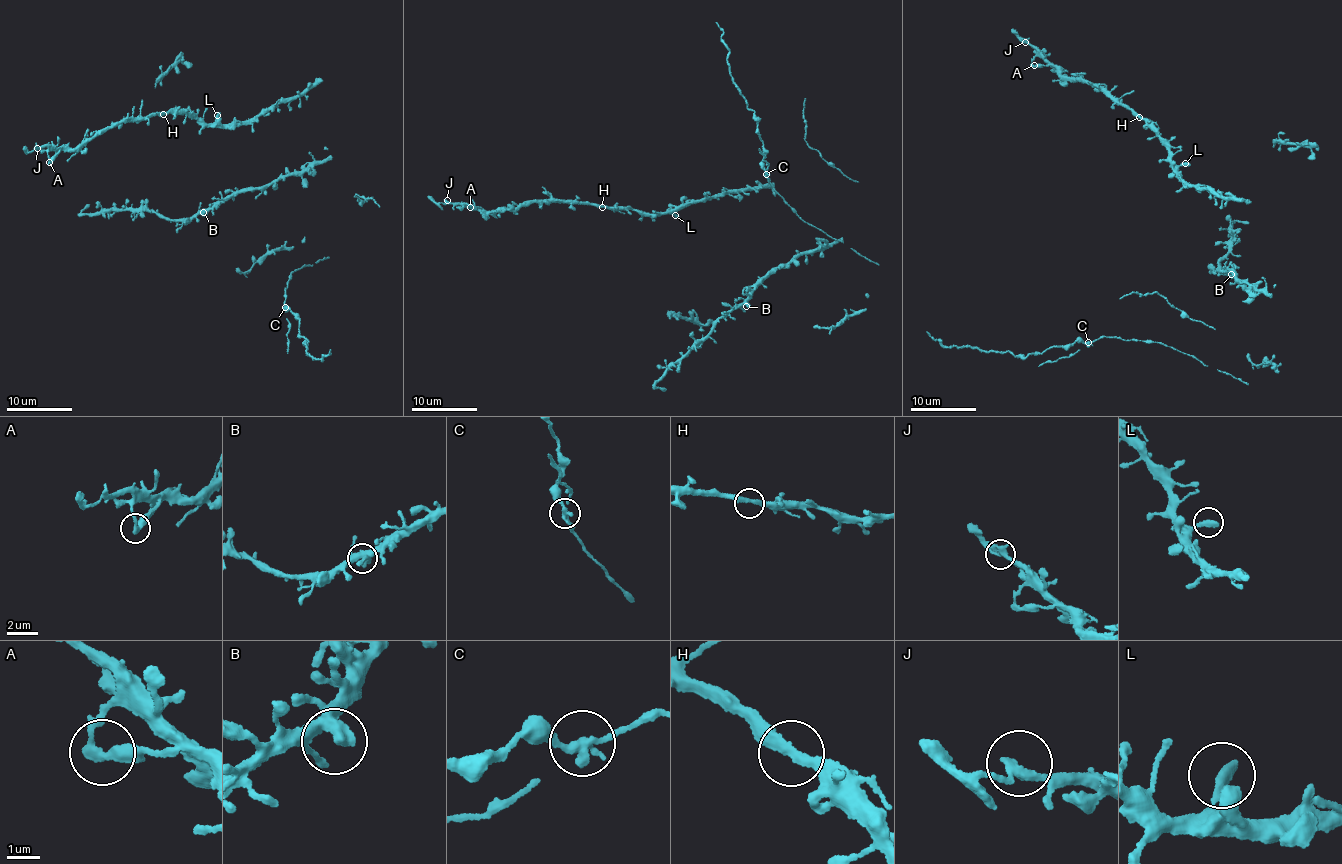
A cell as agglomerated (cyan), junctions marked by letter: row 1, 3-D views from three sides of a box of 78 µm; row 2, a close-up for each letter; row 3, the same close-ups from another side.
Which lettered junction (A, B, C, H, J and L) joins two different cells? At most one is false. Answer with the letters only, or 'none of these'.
C

